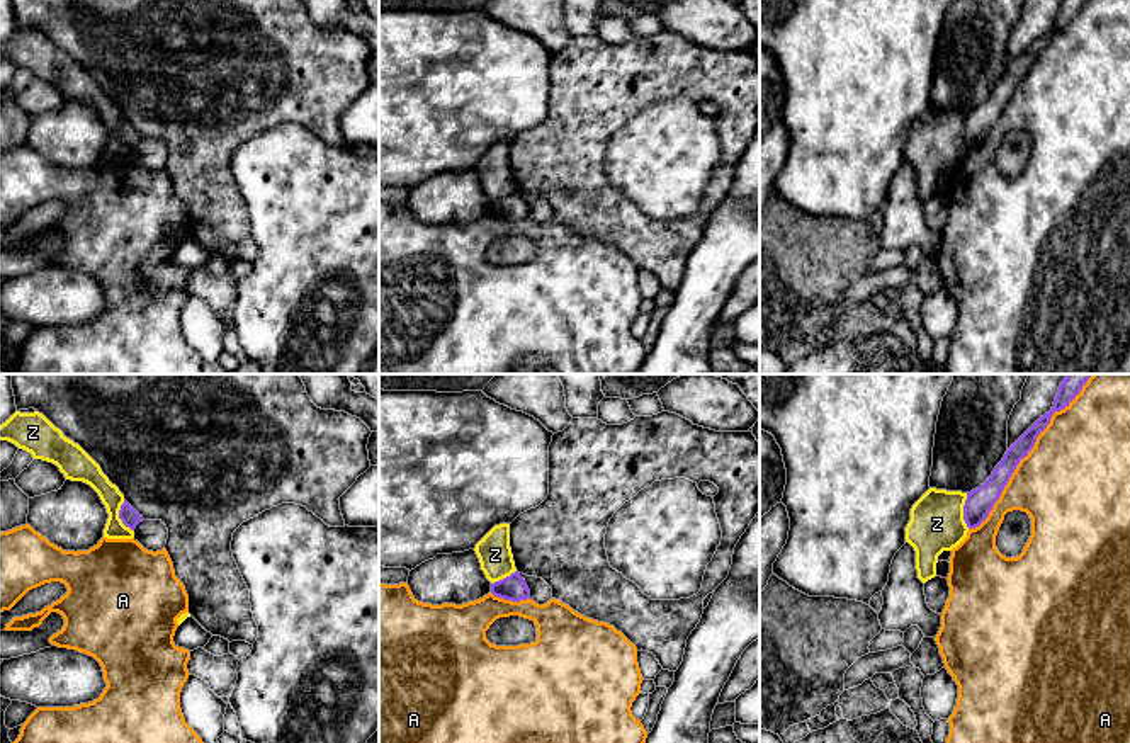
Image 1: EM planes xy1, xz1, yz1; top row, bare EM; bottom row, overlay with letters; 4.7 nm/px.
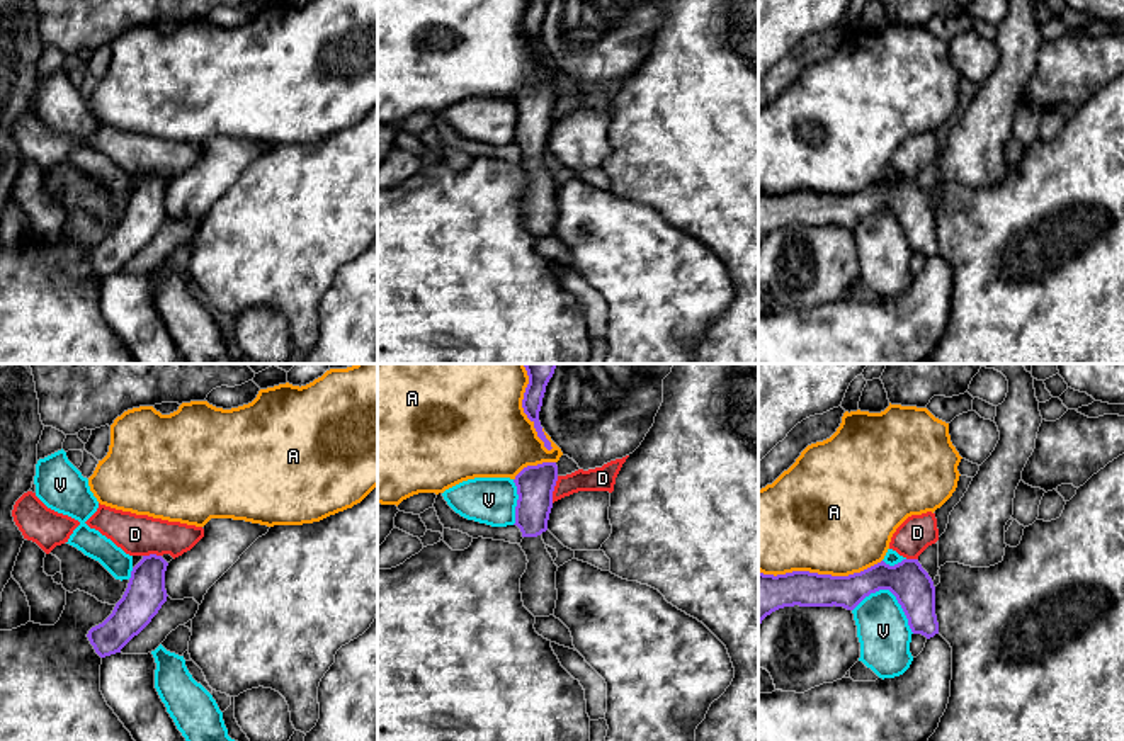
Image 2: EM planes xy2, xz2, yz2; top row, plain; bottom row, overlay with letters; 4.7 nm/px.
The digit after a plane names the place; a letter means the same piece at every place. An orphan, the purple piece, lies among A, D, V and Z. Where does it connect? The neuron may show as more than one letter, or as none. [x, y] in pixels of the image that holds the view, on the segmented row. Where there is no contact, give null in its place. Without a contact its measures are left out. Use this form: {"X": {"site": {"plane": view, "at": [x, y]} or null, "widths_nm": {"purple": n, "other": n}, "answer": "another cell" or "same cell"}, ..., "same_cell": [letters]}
{"A": {"site": {"plane": "yz1", "at": [1028, 451]}, "widths_nm": {"purple": 90, "other": 480}, "answer": "another cell"}, "D": {"site": {"plane": "xz2", "at": [553, 490]}, "widths_nm": {"purple": 180, "other": 110}, "answer": "another cell"}, "V": {"site": {"plane": "yz2", "at": [891, 592]}, "widths_nm": {"purple": 190, "other": 240}, "answer": "another cell"}, "Z": {"site": {"plane": "yz1", "at": [964, 510]}, "widths_nm": {"purple": 130, "other": 260}, "answer": "another cell"}, "same_cell": []}

